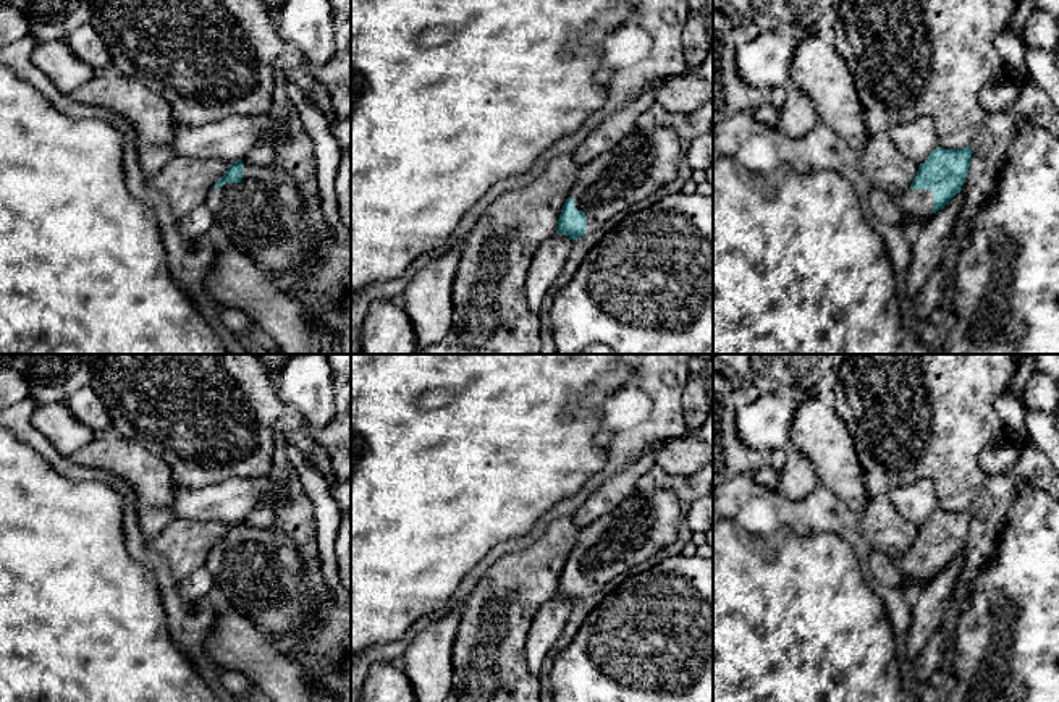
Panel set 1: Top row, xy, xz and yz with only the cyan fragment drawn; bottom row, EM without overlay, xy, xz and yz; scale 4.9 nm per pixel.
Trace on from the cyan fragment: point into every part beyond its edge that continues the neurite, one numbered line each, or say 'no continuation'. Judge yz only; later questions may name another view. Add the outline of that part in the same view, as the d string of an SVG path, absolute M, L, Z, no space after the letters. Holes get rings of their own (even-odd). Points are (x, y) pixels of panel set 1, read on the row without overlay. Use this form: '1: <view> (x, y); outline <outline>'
1: yz (917, 566); outline M905 552L896 561L896 566L912 584L901 589L909 603L913 603L918 590L933 581L933 555L930 552Z

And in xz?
1: xz (639, 528); outline M658 488L647 495L635 492L616 510L585 526L569 556L574 561L574 571L585 576L585 597L598 594L616 576L673 545L682 522L684 511L676 492Z

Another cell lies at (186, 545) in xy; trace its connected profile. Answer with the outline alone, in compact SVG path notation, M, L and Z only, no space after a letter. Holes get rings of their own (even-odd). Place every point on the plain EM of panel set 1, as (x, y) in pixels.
M173 519L149 547L170 565L173 577L179 582L191 573L205 566L213 547L231 526L218 521Z

